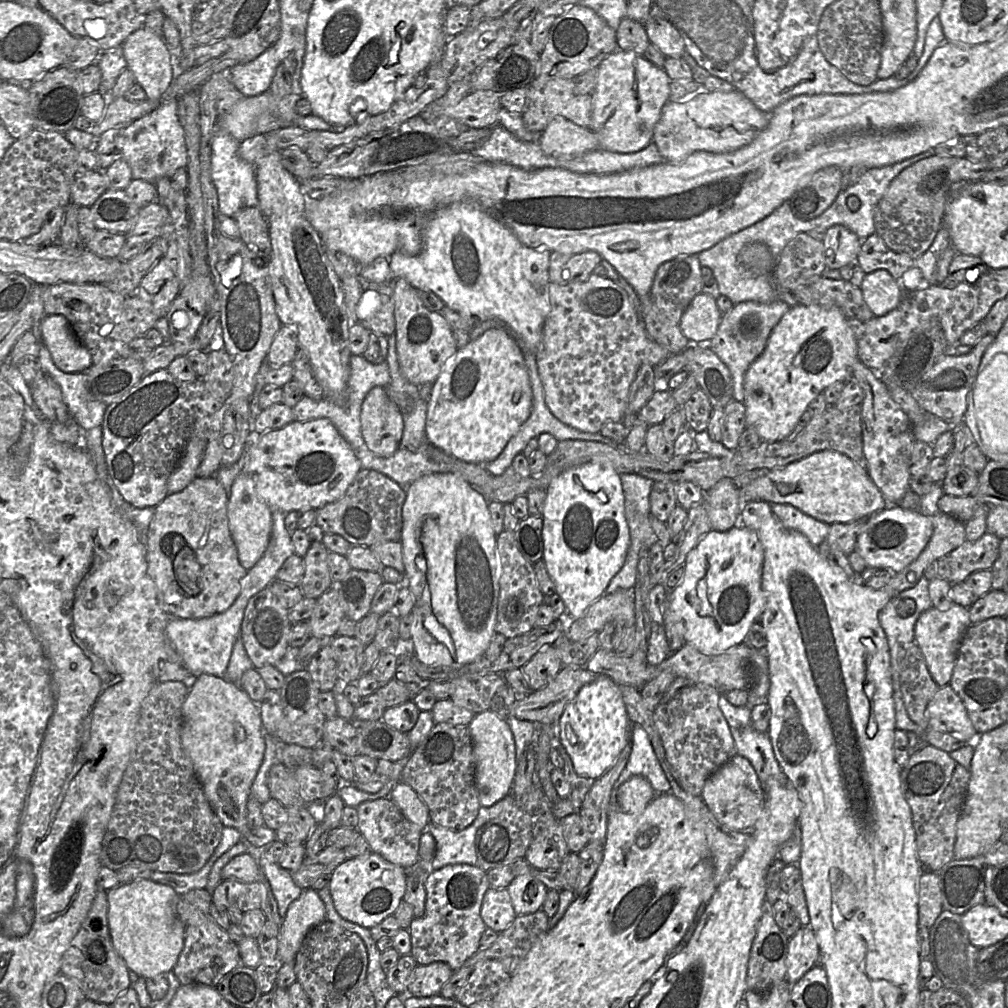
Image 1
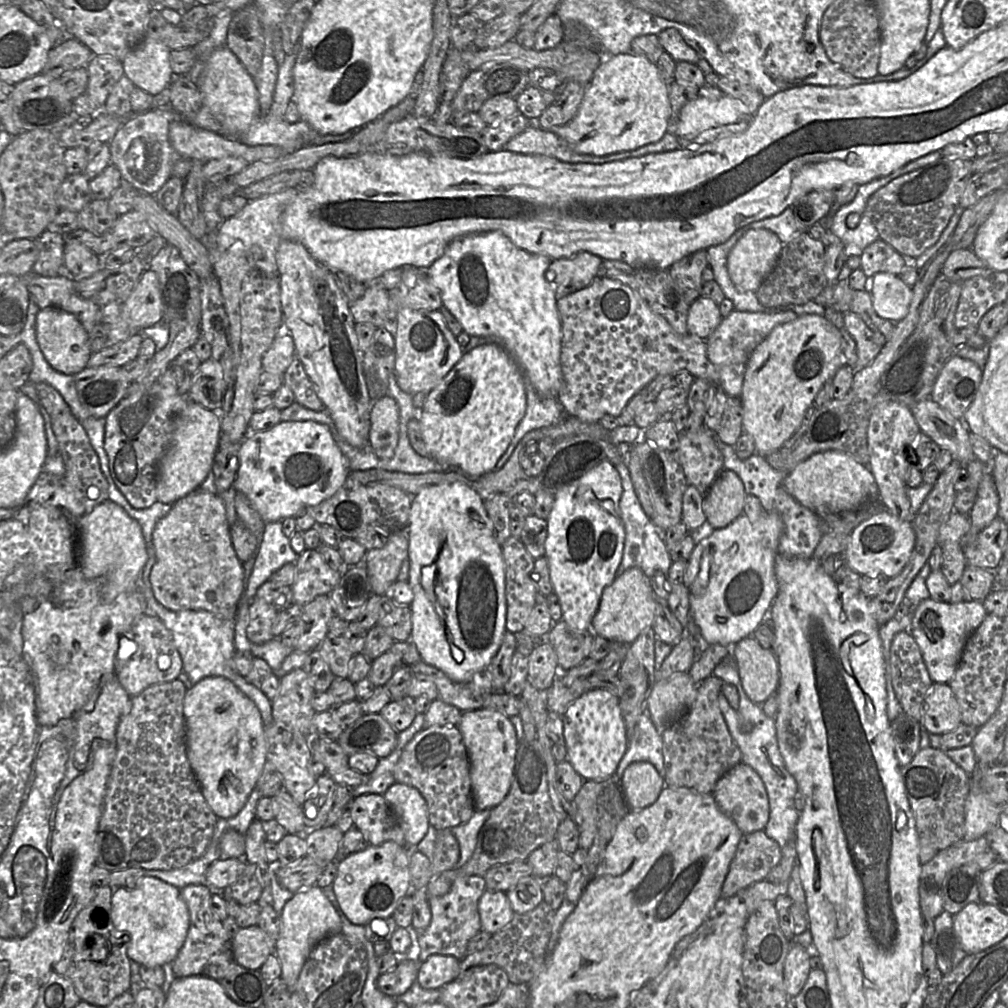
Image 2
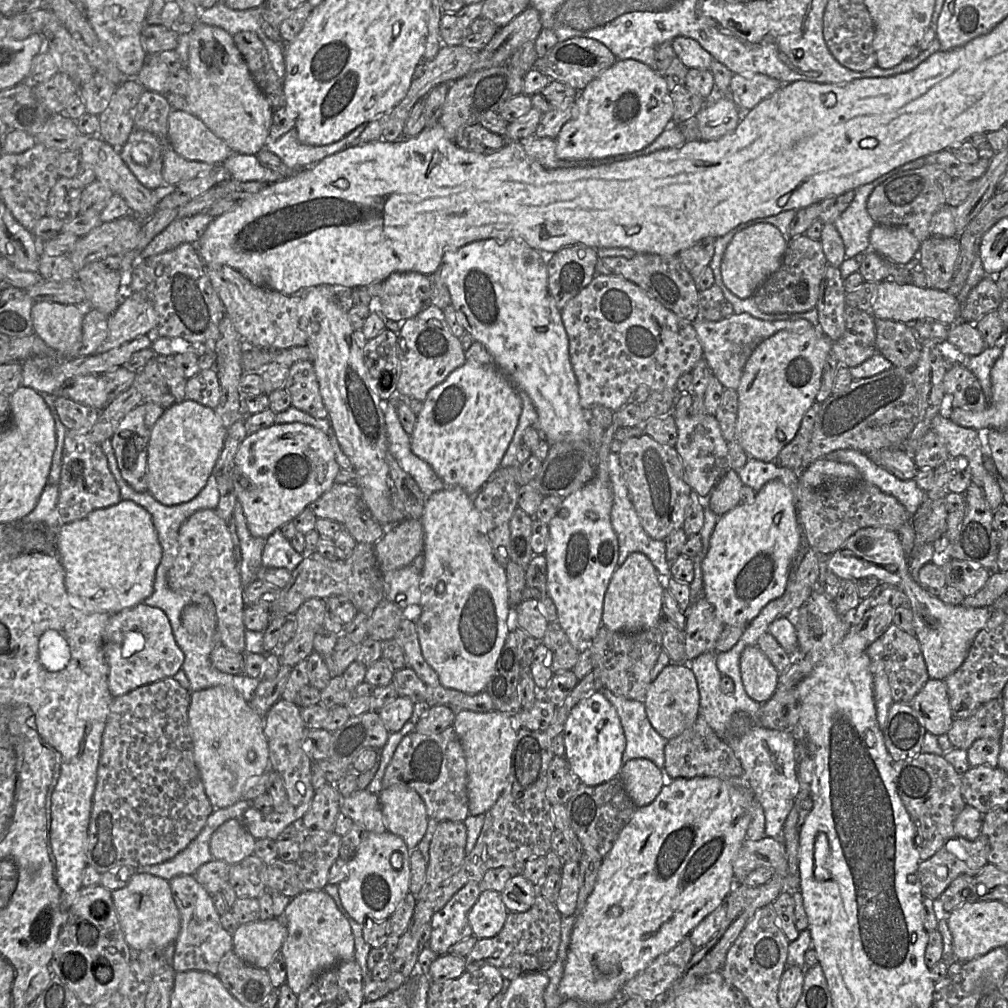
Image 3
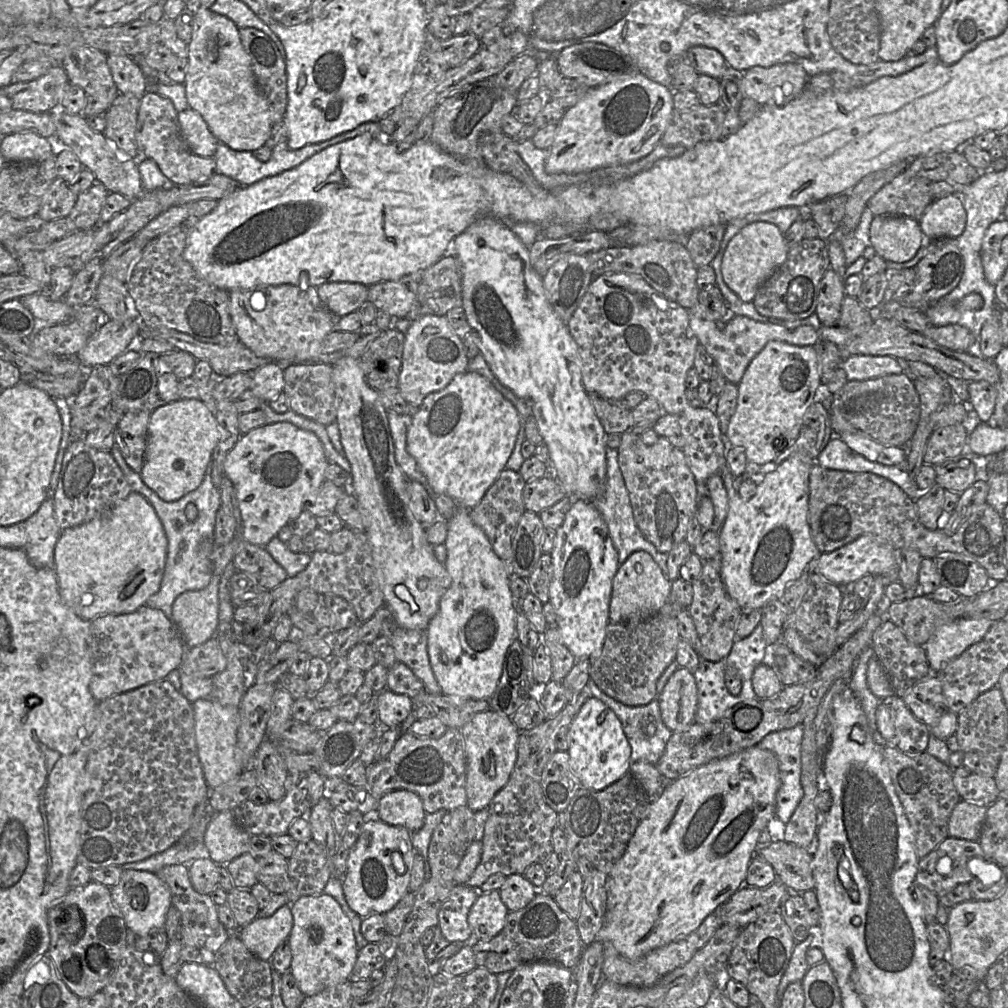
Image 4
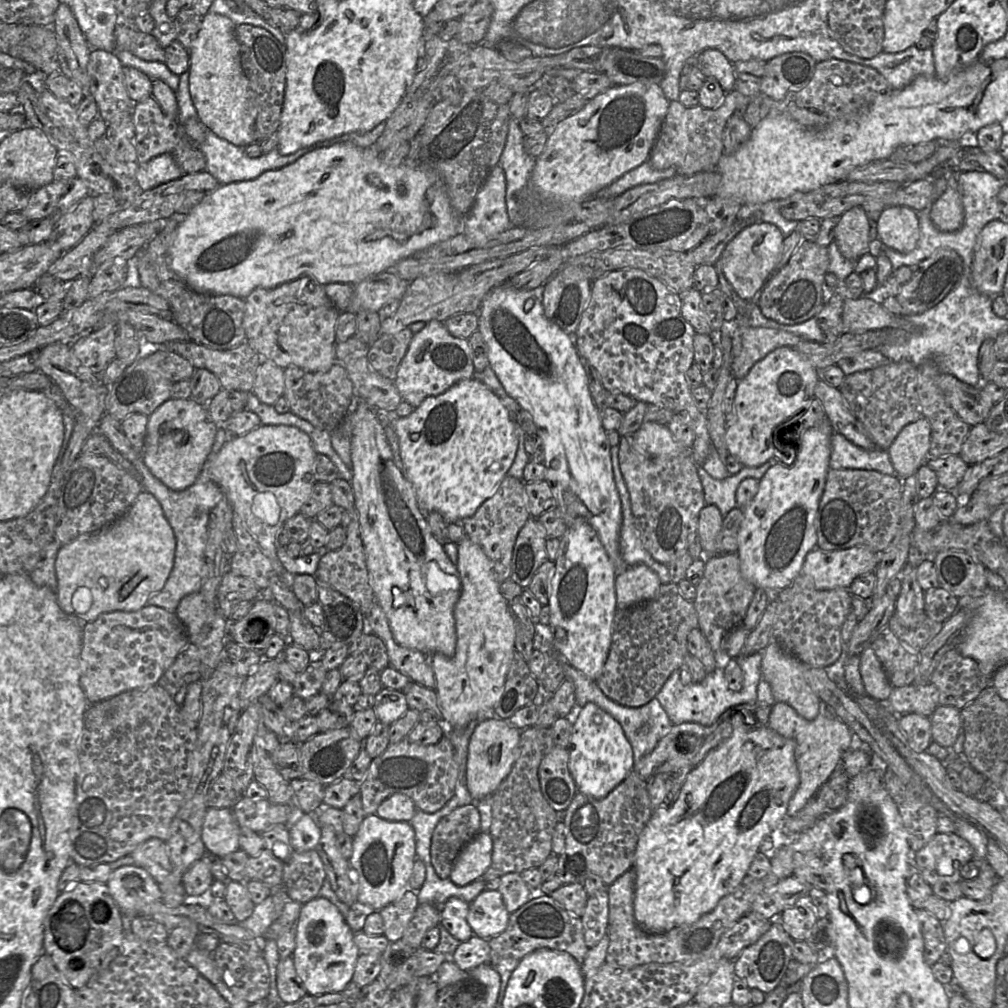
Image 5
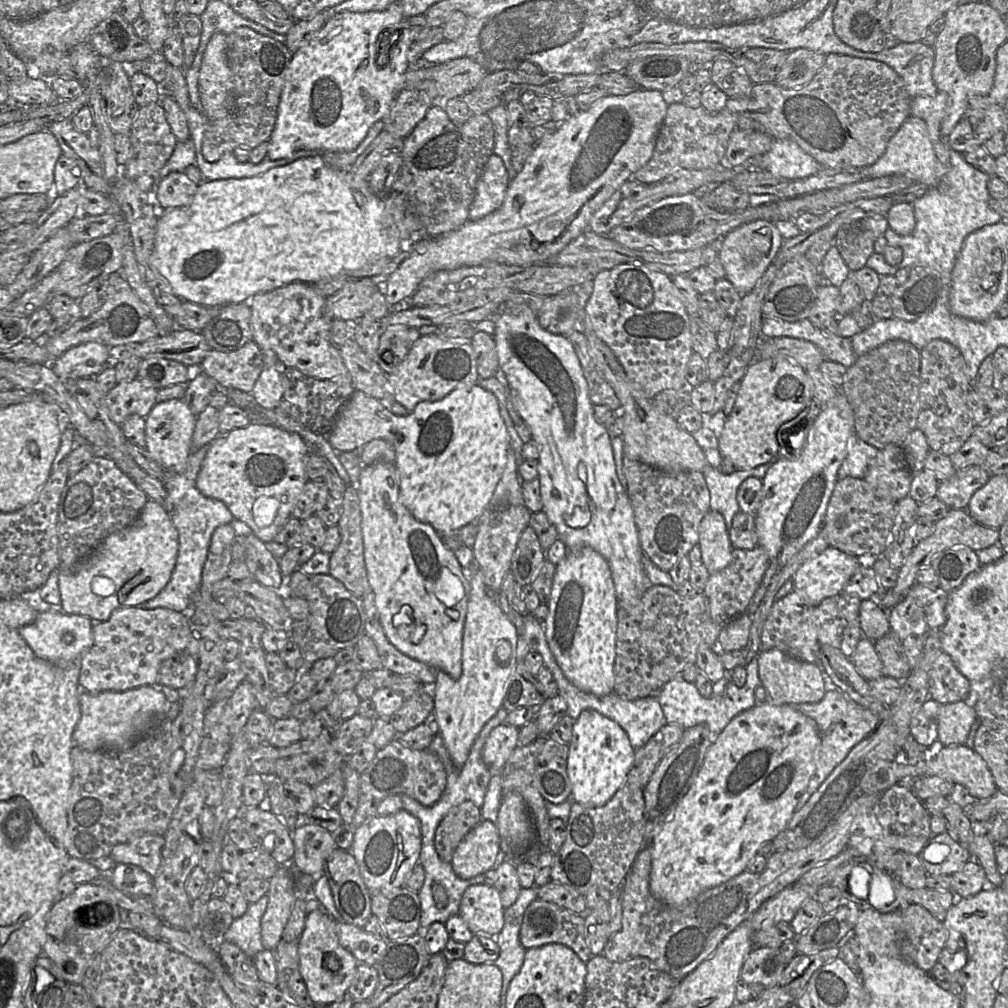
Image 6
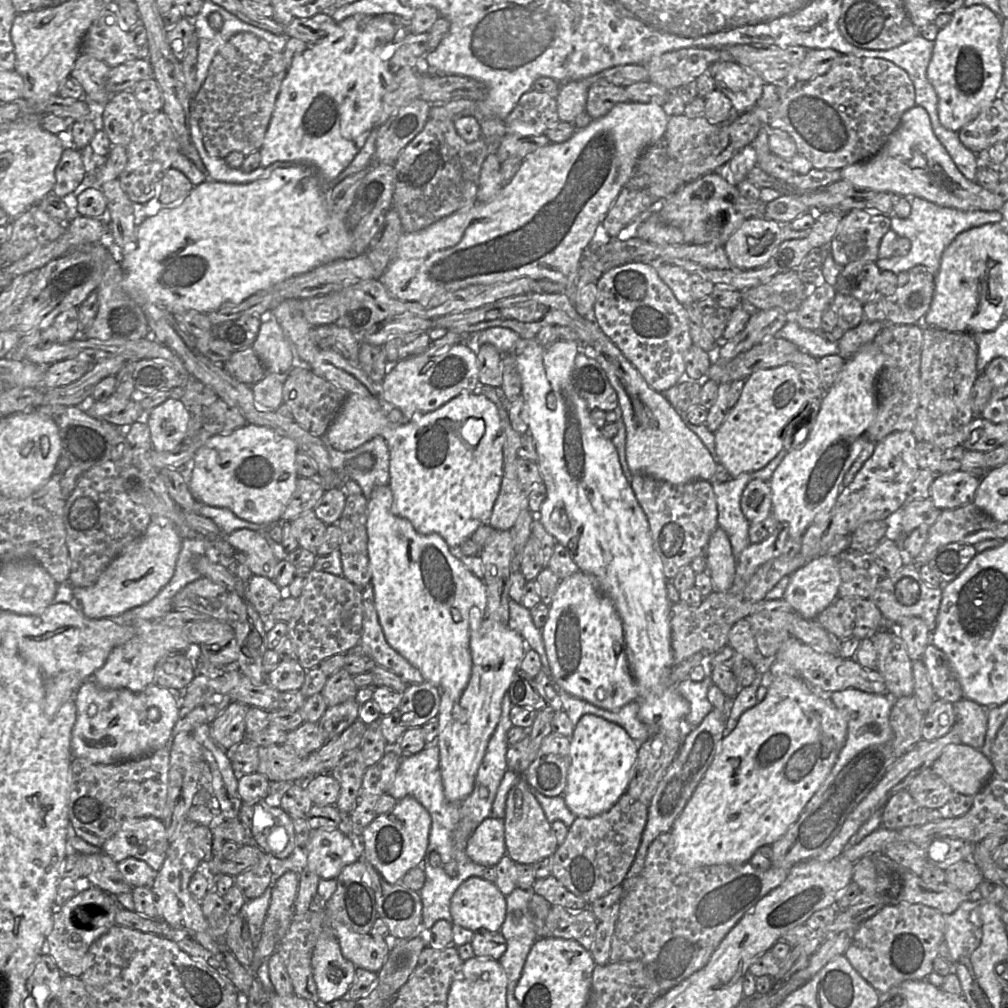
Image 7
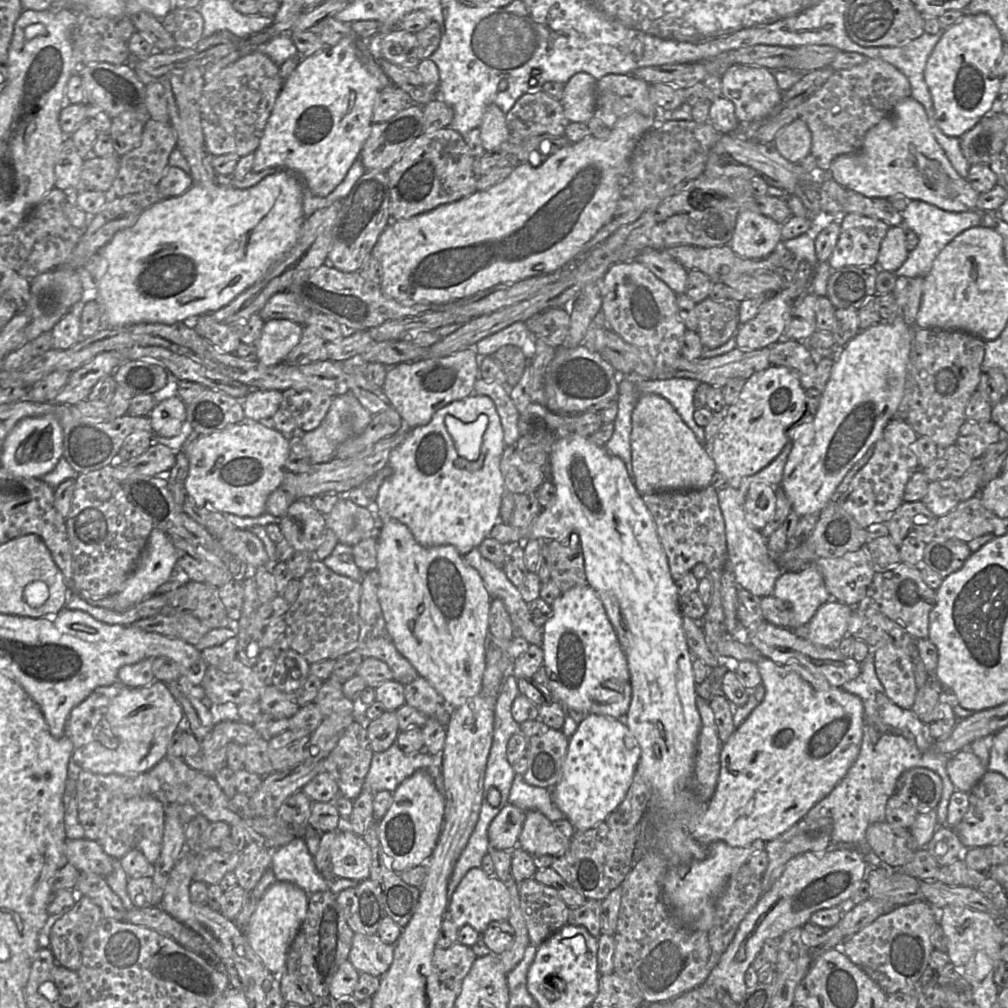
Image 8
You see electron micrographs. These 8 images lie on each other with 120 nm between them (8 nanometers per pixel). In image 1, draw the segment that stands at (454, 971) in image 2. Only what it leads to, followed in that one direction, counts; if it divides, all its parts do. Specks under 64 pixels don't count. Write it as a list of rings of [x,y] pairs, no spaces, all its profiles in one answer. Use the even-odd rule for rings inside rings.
[[[444,962],[417,965],[409,979],[406,992],[414,997],[430,997],[440,994],[454,971]]]

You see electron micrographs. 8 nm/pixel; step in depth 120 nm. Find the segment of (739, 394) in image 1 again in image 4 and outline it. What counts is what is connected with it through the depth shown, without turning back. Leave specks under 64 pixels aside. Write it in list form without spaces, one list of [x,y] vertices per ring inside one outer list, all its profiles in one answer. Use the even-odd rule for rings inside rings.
[[[697,303],[688,309],[689,325],[714,364],[721,370],[726,380],[738,385],[752,359],[772,340],[786,342],[795,346],[813,346],[819,340],[819,330],[812,326],[801,325],[794,329],[778,324],[763,323],[745,316],[735,315],[723,330],[719,330],[715,322],[708,316],[704,307]]]

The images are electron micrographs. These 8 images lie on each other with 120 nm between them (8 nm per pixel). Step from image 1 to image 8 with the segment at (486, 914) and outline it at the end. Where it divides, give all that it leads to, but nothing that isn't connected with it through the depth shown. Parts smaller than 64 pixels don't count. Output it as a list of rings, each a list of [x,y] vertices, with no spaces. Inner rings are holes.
[[[481,867],[469,870],[454,891],[447,910],[447,917],[460,928],[471,926],[482,934],[493,921],[508,921],[510,893],[507,886],[495,875],[488,876]]]

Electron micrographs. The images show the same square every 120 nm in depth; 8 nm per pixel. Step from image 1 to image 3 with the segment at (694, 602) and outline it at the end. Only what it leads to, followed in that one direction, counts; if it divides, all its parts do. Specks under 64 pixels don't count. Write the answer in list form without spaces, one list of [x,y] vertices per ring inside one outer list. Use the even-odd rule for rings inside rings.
[[[779,480],[767,482],[750,505],[738,504],[718,518],[702,562],[703,590],[725,625],[747,627],[787,586],[791,564],[801,546],[795,498]]]

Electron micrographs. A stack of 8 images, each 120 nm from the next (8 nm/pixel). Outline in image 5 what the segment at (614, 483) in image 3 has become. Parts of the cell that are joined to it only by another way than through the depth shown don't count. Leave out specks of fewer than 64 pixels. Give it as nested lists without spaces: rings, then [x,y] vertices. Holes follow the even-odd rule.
[[[619,444],[610,447],[613,477],[621,505],[621,527],[619,534],[619,547],[621,557],[627,566],[644,564],[657,573],[662,584],[670,583],[667,565],[656,561],[644,548],[639,533],[634,524],[631,510],[630,496],[626,483],[619,467]]]

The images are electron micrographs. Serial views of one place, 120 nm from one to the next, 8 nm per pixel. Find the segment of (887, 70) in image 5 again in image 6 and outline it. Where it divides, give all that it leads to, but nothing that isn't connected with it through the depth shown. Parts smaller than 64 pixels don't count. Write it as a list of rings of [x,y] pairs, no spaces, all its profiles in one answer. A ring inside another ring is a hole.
[[[922,42],[898,43],[878,53],[864,52],[866,59],[891,67],[904,81],[911,98],[933,97],[938,89],[932,78],[935,50]]]

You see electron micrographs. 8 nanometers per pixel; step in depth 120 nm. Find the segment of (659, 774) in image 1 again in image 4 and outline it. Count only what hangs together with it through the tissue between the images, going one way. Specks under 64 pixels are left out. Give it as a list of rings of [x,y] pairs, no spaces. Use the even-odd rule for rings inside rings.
[[[591,678],[588,680],[587,686],[592,697],[598,698],[605,703],[620,720],[623,731],[631,746],[631,763],[648,762],[653,765],[656,764],[663,755],[666,744],[672,734],[661,718],[658,700],[655,698],[650,703],[642,706],[627,706],[606,695]]]

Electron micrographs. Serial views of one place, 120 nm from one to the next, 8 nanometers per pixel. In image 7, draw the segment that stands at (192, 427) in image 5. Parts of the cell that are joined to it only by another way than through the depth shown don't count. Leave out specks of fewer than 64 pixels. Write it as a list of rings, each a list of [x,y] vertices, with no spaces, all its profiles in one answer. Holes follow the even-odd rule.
[[[169,397],[147,414],[153,450],[175,451],[183,443],[190,418],[189,409],[180,399]]]

